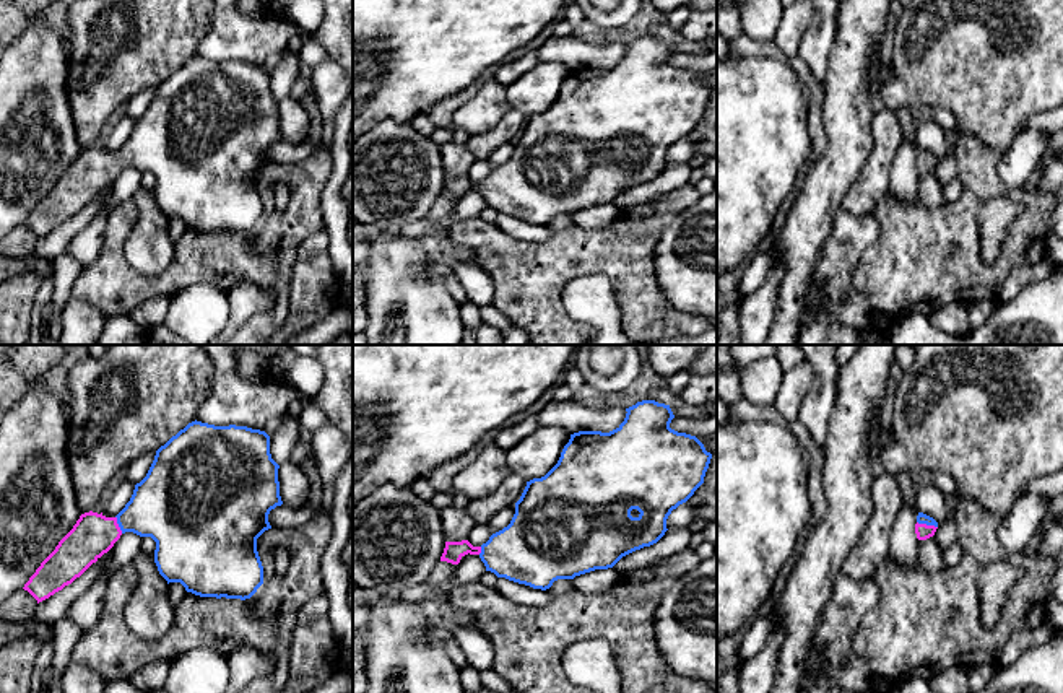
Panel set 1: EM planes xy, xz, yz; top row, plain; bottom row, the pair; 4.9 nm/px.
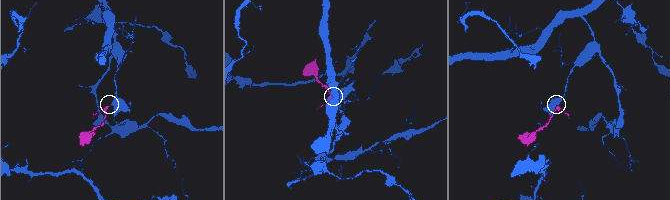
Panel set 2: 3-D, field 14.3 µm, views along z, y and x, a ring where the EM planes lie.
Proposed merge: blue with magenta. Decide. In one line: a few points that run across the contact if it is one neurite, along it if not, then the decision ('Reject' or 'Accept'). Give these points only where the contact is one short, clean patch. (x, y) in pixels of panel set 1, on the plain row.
Line: yz (922, 153), (927, 160), (922, 166). Accept

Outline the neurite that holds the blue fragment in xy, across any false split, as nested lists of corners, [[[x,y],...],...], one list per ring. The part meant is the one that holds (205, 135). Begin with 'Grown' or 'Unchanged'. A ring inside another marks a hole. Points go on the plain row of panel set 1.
Grown. [[[192,57],[156,86],[146,112],[135,120],[133,130],[115,153],[102,148],[85,148],[55,185],[41,198],[24,220],[37,239],[49,234],[80,213],[93,198],[107,189],[125,168],[151,172],[156,177],[154,198],[169,218],[180,218],[187,228],[200,233],[250,234],[263,220],[263,202],[257,187],[257,174],[268,164],[268,150],[281,142],[280,101],[270,89],[270,72],[247,62],[215,62]]]

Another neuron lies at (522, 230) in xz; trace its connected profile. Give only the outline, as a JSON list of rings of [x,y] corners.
[[[497,213],[494,224],[501,231],[522,241],[541,242],[553,236],[553,233],[546,226],[533,224],[530,221],[509,216],[505,213]]]

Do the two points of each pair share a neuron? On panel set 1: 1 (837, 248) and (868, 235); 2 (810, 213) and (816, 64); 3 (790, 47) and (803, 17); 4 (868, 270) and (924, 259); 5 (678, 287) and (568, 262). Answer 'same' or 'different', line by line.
1: same
2: different
3: same
4: same
5: different

